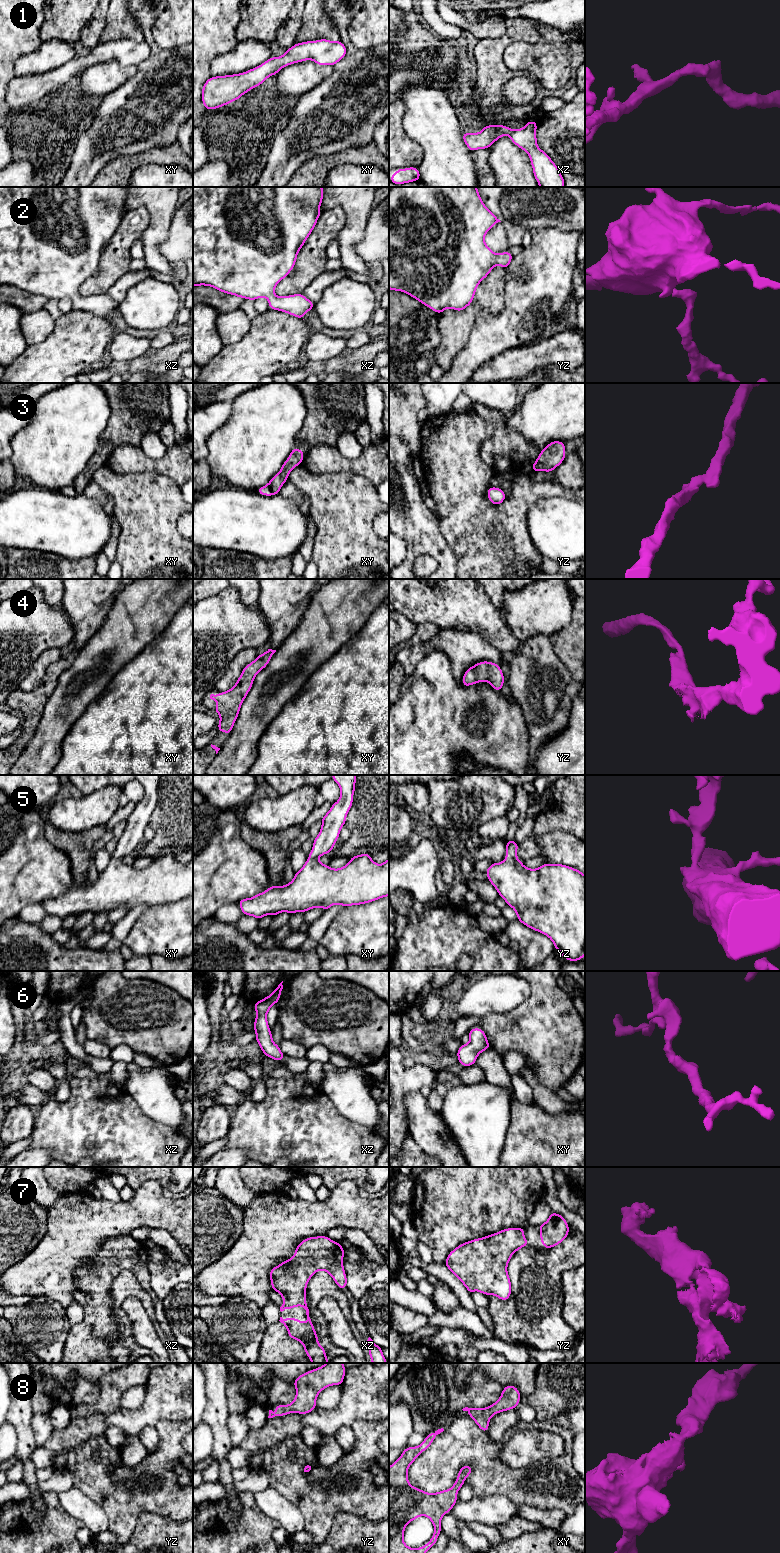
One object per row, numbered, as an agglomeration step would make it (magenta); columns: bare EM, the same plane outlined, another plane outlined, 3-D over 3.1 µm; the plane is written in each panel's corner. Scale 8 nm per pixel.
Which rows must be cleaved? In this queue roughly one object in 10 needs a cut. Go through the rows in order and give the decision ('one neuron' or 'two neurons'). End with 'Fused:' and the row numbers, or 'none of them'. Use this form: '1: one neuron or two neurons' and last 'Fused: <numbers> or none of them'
1: one neuron
2: one neuron
3: one neuron
4: one neuron
5: one neuron
6: one neuron
7: one neuron
8: one neuron
Fused: none of them

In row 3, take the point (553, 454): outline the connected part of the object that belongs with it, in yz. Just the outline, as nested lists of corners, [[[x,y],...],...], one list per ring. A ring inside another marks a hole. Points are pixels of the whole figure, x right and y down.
[[[561,441],[550,442],[539,454],[532,465],[532,471],[551,472],[565,459],[565,443]]]

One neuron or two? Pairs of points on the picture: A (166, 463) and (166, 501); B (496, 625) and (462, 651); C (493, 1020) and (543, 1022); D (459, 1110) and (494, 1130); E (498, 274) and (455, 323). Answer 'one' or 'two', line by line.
A: two
B: two
C: one
D: one
E: one

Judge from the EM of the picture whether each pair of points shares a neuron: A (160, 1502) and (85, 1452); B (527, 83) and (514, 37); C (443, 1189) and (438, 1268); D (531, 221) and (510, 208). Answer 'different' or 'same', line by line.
A: same
B: different
C: different
D: same

